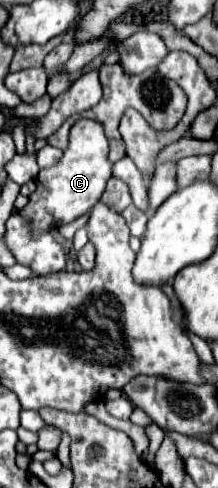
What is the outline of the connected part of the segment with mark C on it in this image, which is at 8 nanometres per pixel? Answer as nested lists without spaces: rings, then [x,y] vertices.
[[[79,120],[69,134],[69,148],[63,152],[63,158],[57,166],[43,168],[37,176],[37,190],[29,196],[29,204],[19,210],[27,222],[31,222],[31,230],[35,234],[43,234],[43,230],[53,230],[61,224],[69,224],[75,218],[99,202],[107,180],[111,178],[111,162],[107,158],[109,142],[103,134],[103,126],[93,120]]]

